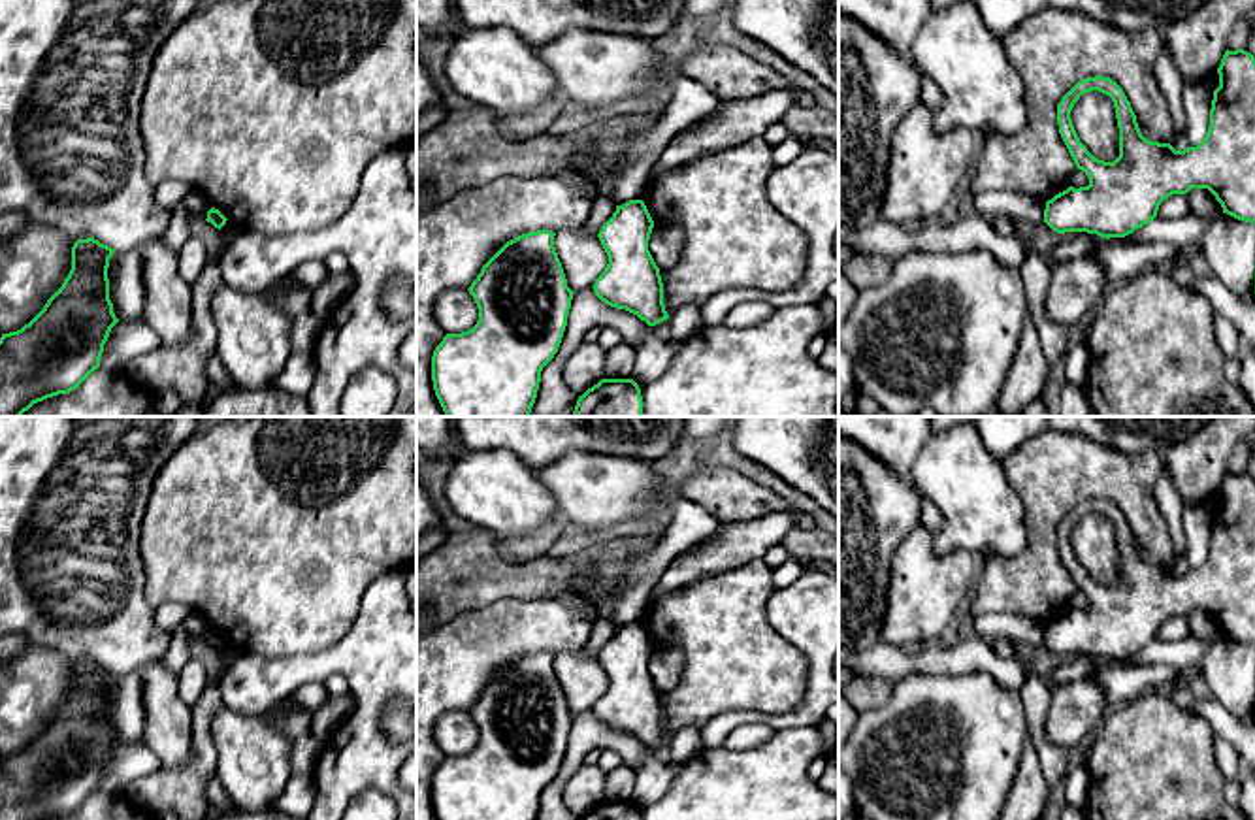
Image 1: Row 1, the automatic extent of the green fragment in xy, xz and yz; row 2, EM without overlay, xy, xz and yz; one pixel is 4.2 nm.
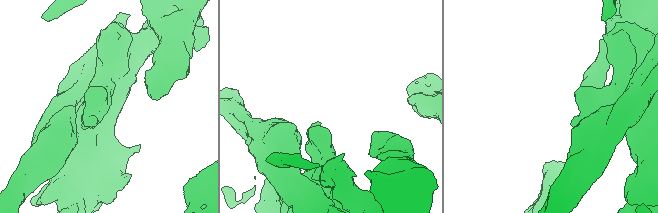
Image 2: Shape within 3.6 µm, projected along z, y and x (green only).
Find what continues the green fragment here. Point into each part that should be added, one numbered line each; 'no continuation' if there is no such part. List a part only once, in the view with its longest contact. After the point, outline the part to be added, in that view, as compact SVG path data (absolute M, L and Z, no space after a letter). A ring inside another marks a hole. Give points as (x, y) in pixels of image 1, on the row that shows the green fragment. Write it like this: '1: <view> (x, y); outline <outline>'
no continuation

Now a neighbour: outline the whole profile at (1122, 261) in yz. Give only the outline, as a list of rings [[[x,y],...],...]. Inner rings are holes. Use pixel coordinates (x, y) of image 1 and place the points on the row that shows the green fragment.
[[[1104,241],[1091,258],[1104,268],[1104,275],[1110,287],[1114,287],[1133,279],[1140,271],[1176,264],[1180,251],[1182,249],[1172,243],[1131,245],[1123,241]]]

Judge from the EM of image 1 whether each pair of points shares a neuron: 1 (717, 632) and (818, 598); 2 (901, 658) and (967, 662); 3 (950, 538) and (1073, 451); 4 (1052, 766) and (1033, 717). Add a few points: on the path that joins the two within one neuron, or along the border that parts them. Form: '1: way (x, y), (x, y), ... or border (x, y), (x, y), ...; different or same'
1: border (775, 590), (767, 606), (767, 623), (796, 647); different
2: way (918, 658), (950, 660); same
3: border (1001, 462), (1007, 481), (1020, 498), (1027, 534); different
4: way (1050, 754), (1037, 736), (1037, 728); same

